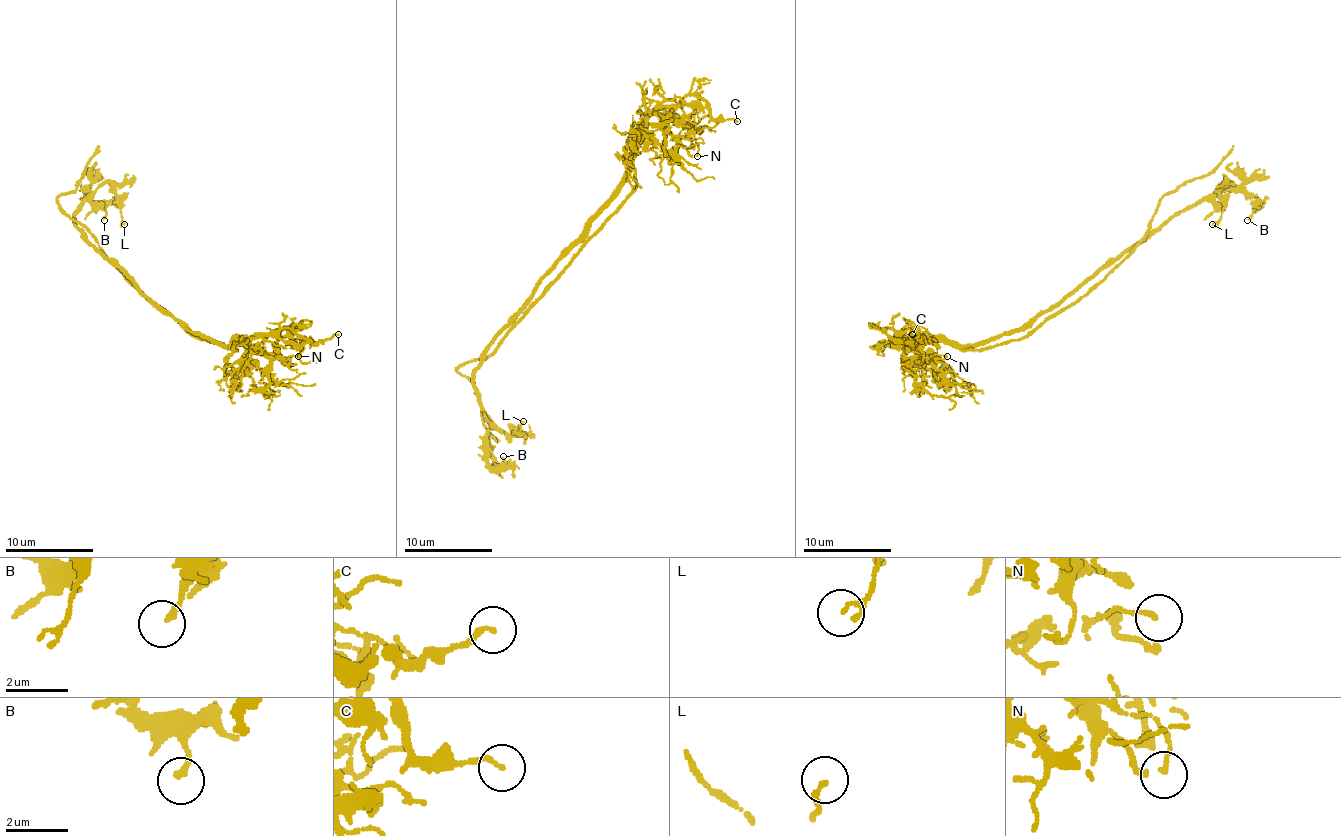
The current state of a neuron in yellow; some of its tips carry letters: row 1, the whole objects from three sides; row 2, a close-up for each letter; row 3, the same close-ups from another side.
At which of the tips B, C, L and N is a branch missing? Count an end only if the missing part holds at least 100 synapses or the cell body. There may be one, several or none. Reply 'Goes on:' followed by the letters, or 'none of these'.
Goes on: none of these

